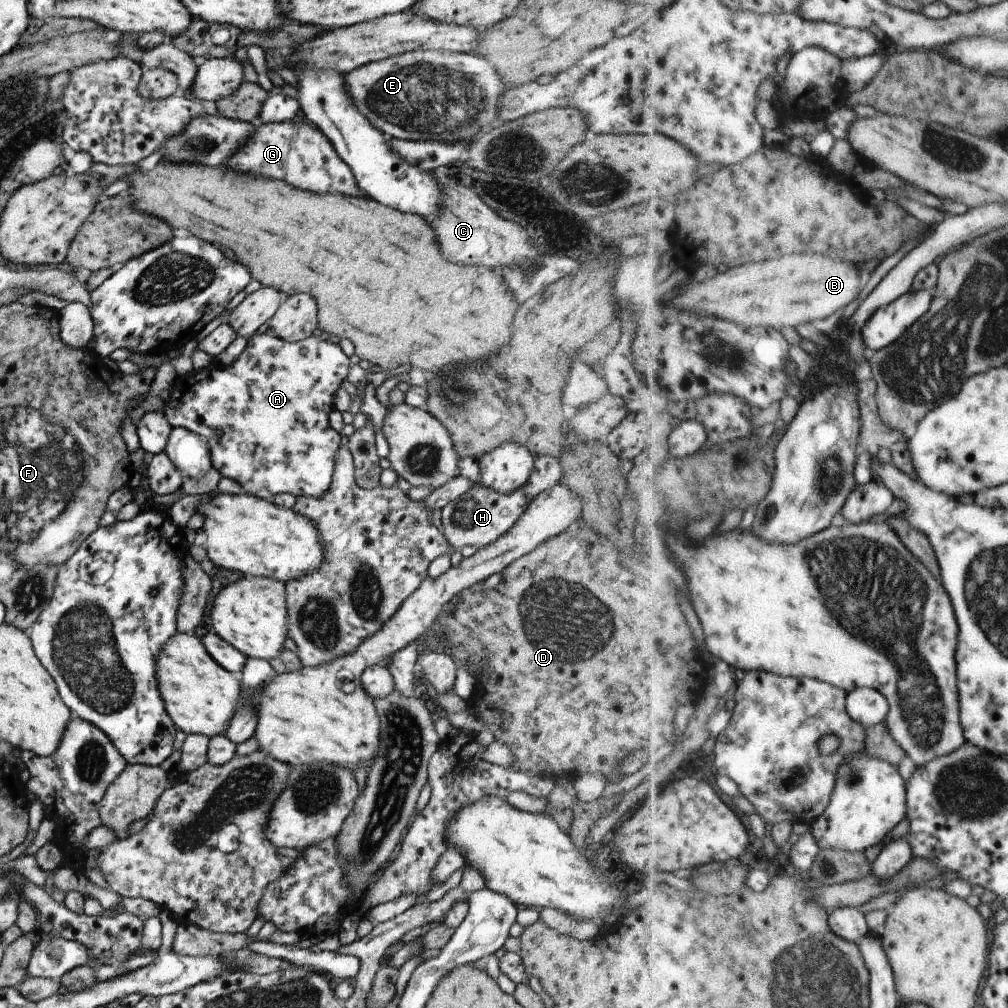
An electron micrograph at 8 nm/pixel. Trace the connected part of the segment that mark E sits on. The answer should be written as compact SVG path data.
M420 50L359 66L345 74L345 86L357 110L387 138L411 142L472 140L497 119L503 77L487 60L467 53Z

